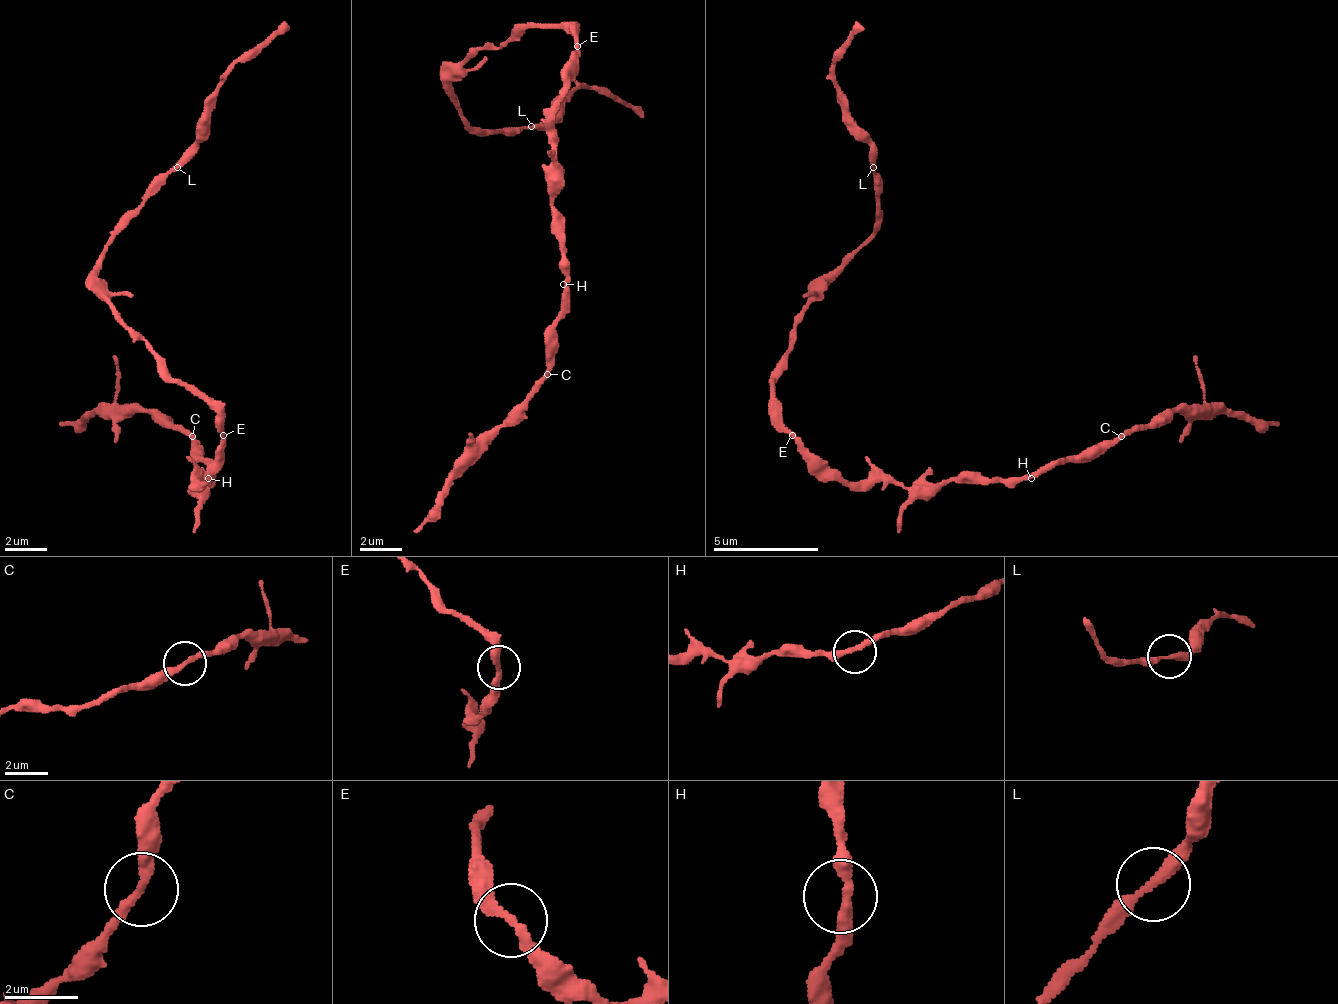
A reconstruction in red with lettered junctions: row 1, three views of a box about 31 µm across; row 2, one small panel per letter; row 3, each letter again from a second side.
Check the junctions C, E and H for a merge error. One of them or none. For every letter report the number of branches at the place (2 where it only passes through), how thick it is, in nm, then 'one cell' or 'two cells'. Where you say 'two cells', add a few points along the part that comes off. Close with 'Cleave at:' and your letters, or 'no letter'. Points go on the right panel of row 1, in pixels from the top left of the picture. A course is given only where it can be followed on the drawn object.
C: branches 2; calibre 260 nm; one cell
E: branches 2; calibre 280 nm; one cell
H: branches 2; calibre 280 nm; one cell
Cleave at: no letter

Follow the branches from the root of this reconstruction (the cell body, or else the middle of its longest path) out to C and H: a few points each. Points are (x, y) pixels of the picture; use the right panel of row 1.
C: (793, 436), (846, 484), (904, 484), (910, 489), (952, 478), (1031, 478), (1057, 463), (1100, 457), (1121, 436)
H: (793, 436), (846, 484), (904, 484), (910, 489), (920, 489), (925, 484), (946, 484), (952, 478), (1031, 478)

